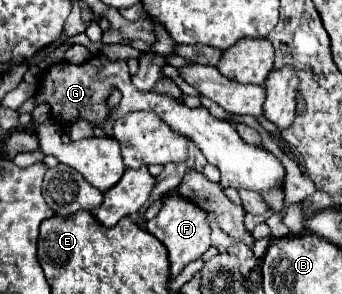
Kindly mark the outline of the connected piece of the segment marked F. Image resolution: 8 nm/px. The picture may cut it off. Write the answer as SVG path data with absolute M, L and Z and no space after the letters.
M177 194L165 196L163 208L159 210L159 214L153 220L149 220L145 224L145 228L147 228L147 232L151 232L167 248L169 264L171 264L171 278L181 274L183 268L189 262L199 260L211 246L211 240L209 240L211 228L207 224L207 214L201 208L197 208L195 204L189 204L187 200L179 198Z

